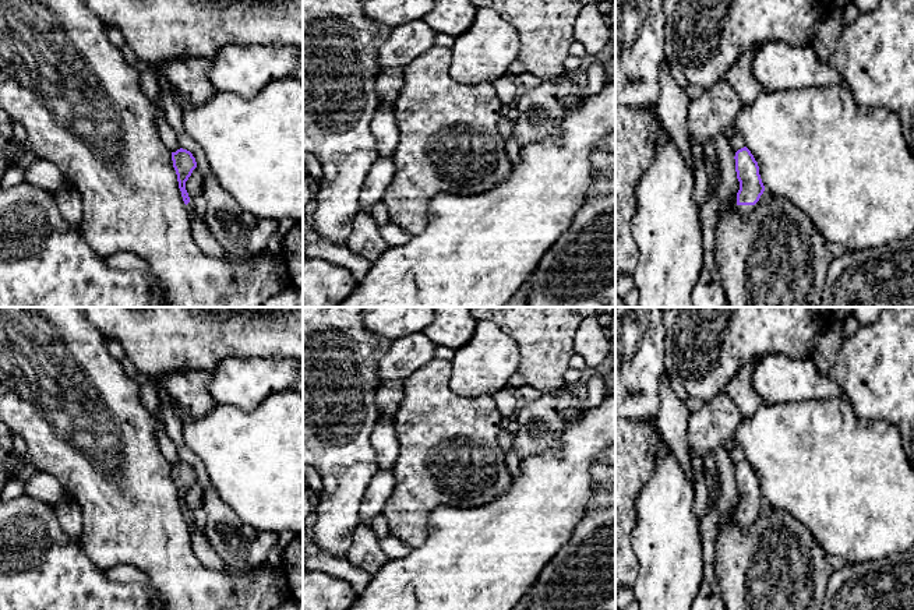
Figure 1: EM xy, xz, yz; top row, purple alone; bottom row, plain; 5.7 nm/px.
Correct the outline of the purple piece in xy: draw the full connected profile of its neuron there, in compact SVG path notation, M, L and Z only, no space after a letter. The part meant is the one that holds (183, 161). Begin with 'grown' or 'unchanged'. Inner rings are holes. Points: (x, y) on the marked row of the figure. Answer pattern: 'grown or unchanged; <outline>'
grown; M180 148L176 152L172 152L172 161L177 174L179 188L186 204L186 211L190 218L191 233L195 244L209 257L219 258L226 262L233 262L234 260L216 241L211 230L207 228L205 222L195 215L194 207L186 190L186 181L197 168L195 158L190 151Z

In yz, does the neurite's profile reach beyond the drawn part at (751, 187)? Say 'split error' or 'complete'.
split error

